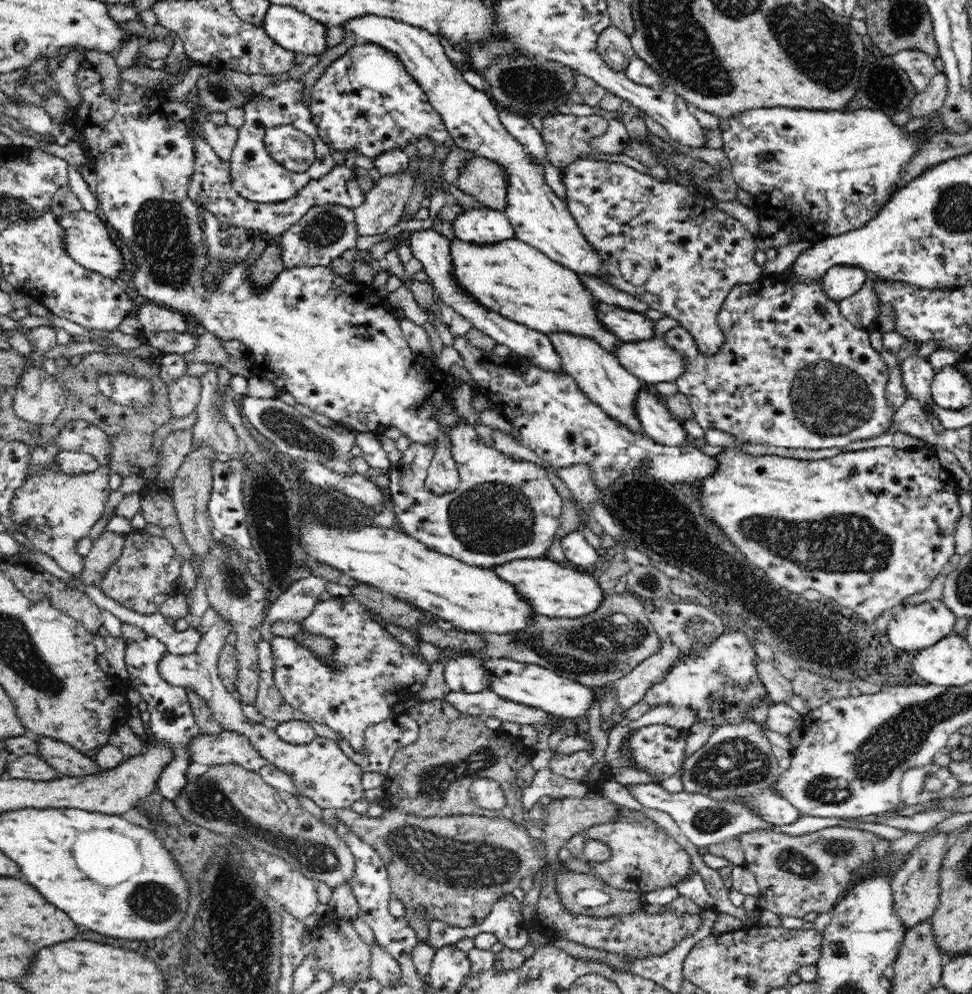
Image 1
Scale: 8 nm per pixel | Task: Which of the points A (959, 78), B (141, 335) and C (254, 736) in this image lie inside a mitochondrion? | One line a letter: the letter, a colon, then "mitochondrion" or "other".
A: other
B: other
C: other

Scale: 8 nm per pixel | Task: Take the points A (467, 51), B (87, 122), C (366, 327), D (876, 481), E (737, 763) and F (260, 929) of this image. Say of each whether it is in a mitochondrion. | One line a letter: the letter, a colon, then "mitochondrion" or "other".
A: other
B: other
C: other
D: other
E: mitochondrion
F: mitochondrion

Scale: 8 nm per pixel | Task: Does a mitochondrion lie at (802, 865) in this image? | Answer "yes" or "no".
yes

